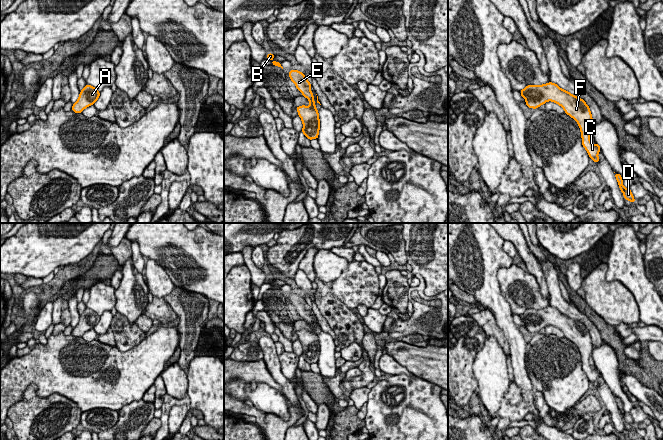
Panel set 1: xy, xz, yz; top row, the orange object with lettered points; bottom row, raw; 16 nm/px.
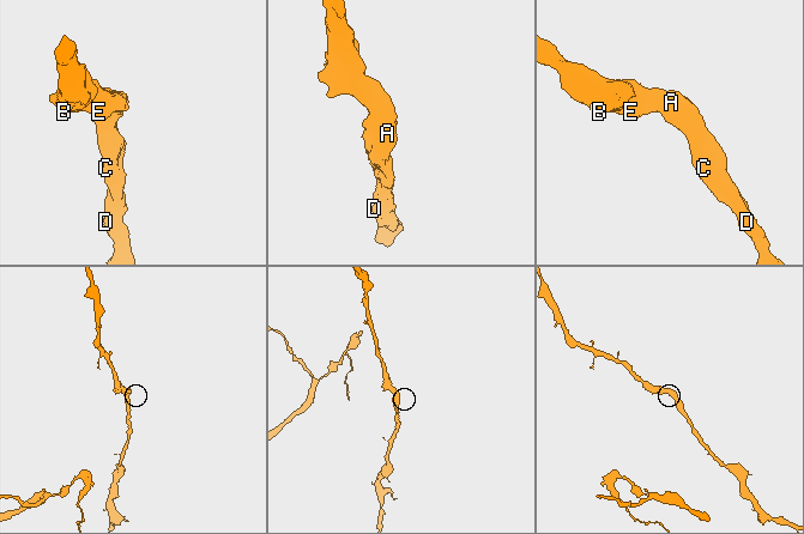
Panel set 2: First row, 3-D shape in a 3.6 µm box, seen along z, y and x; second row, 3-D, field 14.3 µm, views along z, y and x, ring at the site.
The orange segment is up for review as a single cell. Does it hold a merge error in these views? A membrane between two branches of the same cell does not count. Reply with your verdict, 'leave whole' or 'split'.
leave whole

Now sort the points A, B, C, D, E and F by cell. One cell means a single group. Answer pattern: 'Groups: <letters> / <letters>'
Groups: A B C D E F

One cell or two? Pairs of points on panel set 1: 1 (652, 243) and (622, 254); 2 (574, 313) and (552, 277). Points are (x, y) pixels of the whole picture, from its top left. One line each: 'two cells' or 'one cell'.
1: two cells
2: one cell

